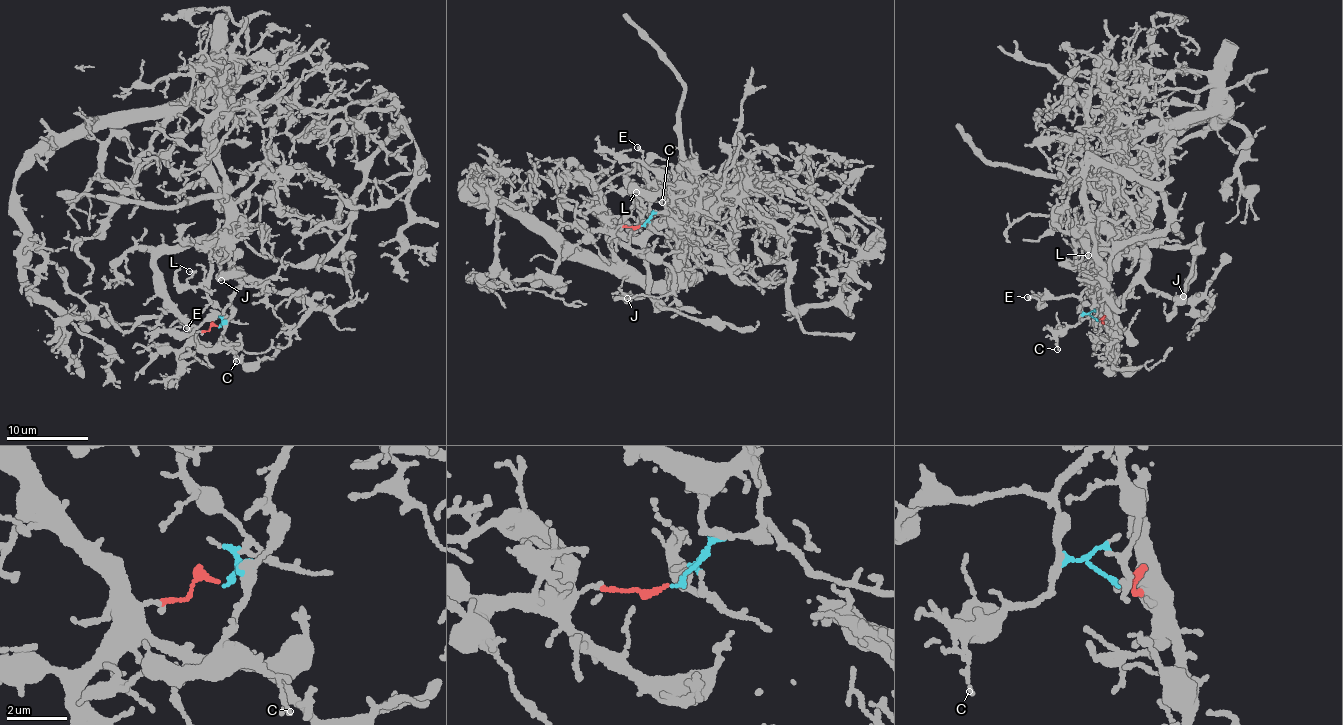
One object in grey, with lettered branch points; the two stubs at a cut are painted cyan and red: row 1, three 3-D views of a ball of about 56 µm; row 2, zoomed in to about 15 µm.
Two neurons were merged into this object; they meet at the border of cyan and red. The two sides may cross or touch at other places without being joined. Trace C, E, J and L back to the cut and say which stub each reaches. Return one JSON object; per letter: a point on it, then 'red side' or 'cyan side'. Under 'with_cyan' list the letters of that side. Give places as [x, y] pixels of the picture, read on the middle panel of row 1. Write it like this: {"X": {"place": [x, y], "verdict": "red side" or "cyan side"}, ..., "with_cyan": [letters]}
{"C": {"place": [662, 202], "verdict": "cyan side"}, "E": {"place": [637, 147], "verdict": "cyan side"}, "J": {"place": [627, 298], "verdict": "red side"}, "L": {"place": [636, 192], "verdict": "red side"}, "with_cyan": ["C", "E"]}

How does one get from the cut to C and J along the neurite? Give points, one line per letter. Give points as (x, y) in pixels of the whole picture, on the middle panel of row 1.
C: (640, 226), (651, 213), (649, 204), (658, 195), (662, 202)
J: (641, 226), (615, 226), (601, 206), (595, 212), (641, 247), (647, 291), (641, 297), (624, 300), (627, 297)

